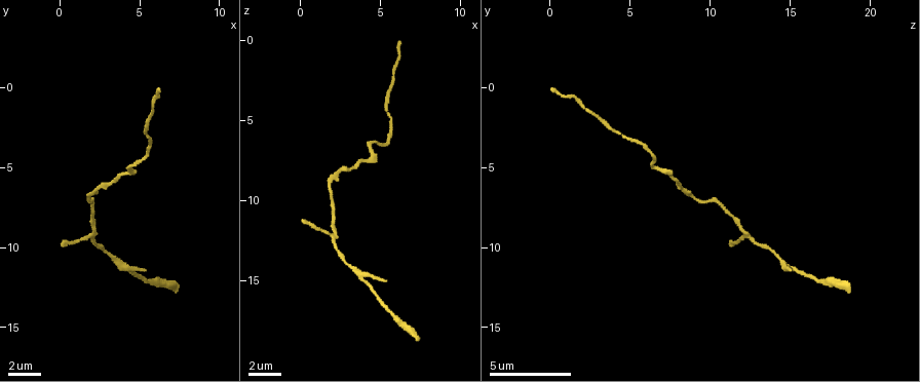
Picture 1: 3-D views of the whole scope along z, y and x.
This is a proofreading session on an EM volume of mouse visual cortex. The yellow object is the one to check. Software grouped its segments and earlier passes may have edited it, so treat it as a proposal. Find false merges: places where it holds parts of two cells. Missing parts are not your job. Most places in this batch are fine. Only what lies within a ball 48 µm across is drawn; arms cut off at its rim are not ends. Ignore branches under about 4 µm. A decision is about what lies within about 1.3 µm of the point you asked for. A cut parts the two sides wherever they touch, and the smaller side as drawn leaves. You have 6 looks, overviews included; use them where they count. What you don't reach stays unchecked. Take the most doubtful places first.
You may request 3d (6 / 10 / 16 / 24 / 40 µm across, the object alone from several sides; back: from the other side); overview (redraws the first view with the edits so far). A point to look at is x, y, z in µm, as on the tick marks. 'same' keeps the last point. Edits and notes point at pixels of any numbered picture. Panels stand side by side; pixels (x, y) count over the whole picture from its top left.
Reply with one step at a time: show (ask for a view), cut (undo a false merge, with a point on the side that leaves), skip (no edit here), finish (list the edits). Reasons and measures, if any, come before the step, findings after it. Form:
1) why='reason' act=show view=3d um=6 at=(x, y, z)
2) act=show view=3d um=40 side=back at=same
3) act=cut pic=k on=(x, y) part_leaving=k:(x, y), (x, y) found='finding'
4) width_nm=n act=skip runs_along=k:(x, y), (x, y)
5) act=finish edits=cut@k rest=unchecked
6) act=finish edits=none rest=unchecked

act=show view=3d um=6 at=(2.0, 7.1, 9.1)

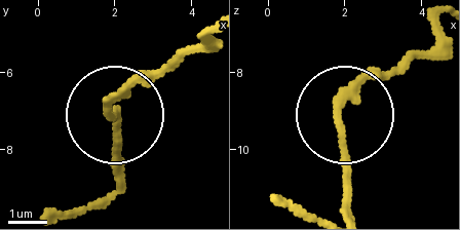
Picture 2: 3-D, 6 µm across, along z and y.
why='other side' act=show view=3d um=6 side=back at=(1.85, 7.00, 9.25)

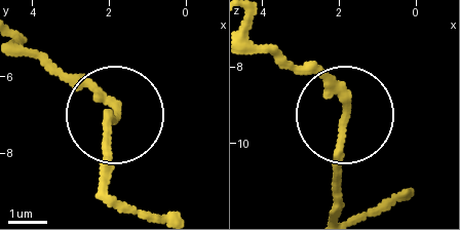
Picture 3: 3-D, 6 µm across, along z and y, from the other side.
act=skip runs_along=3:(342, 107), (342, 198) found='one cell here'

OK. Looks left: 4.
why='sudden change in width' act=show view=3d um=10 at=(4.2, 11.4, 15.2)

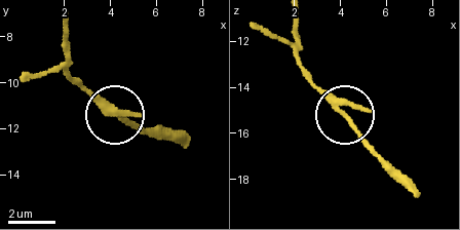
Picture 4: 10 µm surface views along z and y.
act=show view=3d um=6 at=same

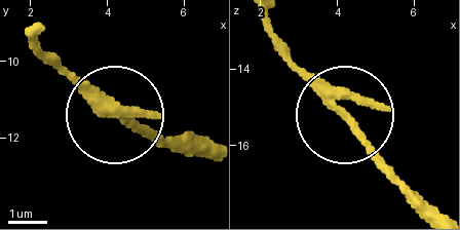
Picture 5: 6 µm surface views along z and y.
act=skip runs_along=5:(270, 23), (421, 196) found='continuous, no second cell'

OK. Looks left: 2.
why='thick turns thin' act=show view=3d um=6 at=(4.6, 4.8, 6.4)

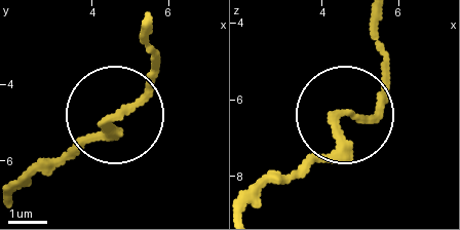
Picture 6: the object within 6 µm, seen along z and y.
act=skip runs_along=6:(22, 186), (107, 130), (140, 98), (156, 62) found='all the same cell'

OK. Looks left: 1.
act=finish edits=none rest=unchecked

